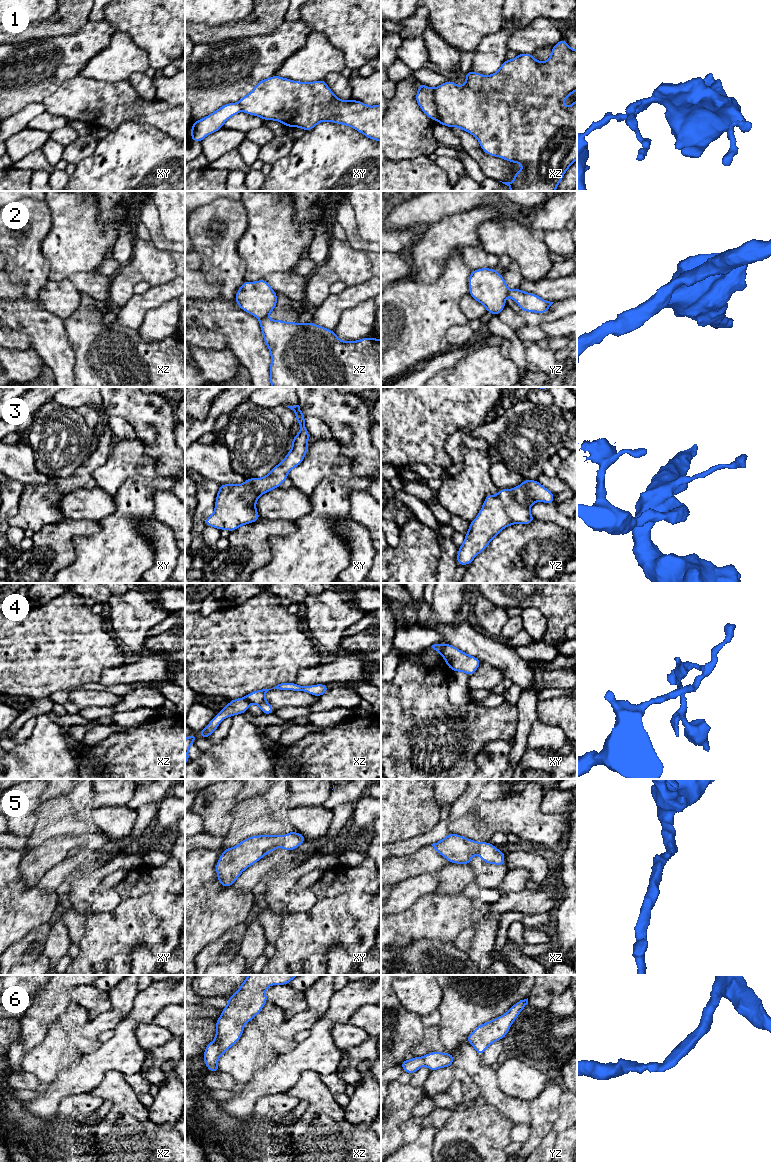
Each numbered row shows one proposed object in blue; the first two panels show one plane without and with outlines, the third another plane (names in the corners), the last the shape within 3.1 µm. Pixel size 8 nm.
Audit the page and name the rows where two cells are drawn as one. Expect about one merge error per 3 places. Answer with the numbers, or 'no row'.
1, 2, 4

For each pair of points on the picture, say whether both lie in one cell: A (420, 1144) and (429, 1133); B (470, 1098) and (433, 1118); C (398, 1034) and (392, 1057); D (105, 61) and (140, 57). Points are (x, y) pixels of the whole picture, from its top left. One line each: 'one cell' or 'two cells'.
A: one cell
B: two cells
C: one cell
D: one cell

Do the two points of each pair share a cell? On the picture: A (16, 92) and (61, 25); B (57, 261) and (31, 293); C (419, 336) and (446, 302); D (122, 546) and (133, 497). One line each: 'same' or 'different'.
A: different
B: different
C: same
D: same

